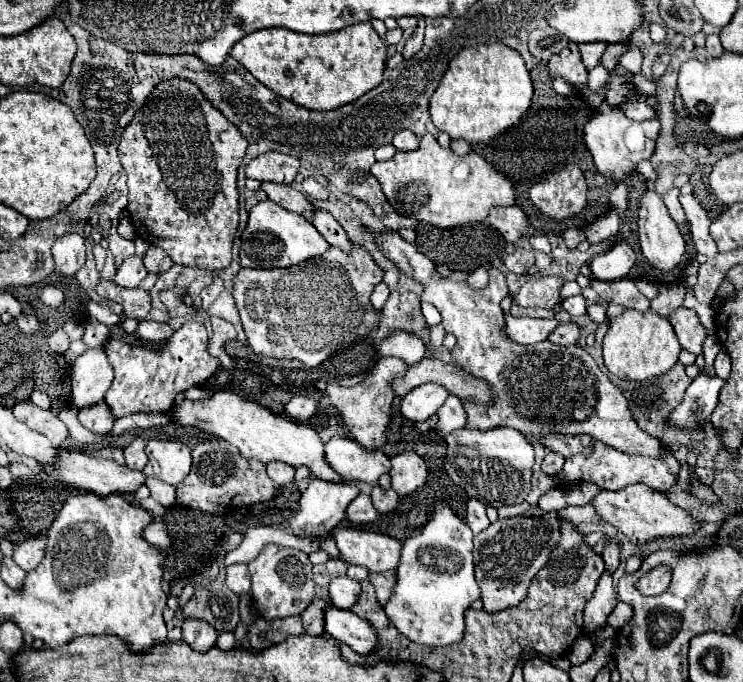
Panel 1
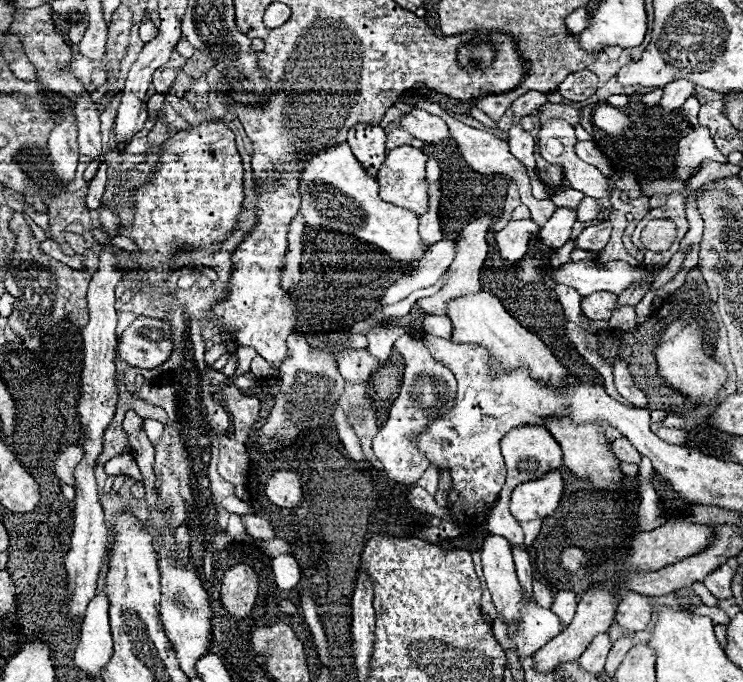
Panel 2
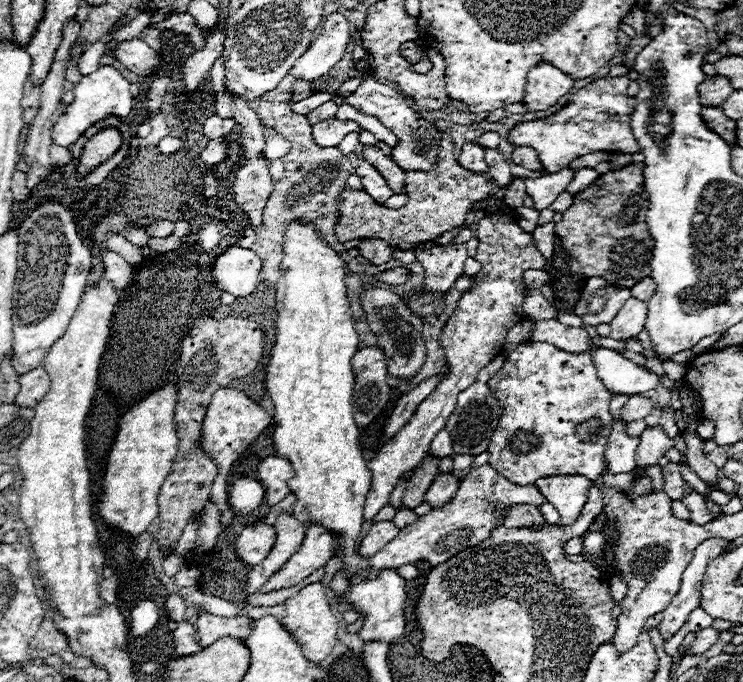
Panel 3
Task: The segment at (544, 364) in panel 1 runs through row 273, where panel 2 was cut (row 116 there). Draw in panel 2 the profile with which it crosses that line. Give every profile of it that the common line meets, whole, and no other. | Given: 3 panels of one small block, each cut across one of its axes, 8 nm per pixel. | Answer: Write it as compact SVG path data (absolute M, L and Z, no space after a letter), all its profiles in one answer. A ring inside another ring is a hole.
M414 108L412 112L404 114L400 126L402 130L406 130L408 134L422 142L442 142L444 138L450 136L448 126L442 118L428 114L426 110L420 108Z

